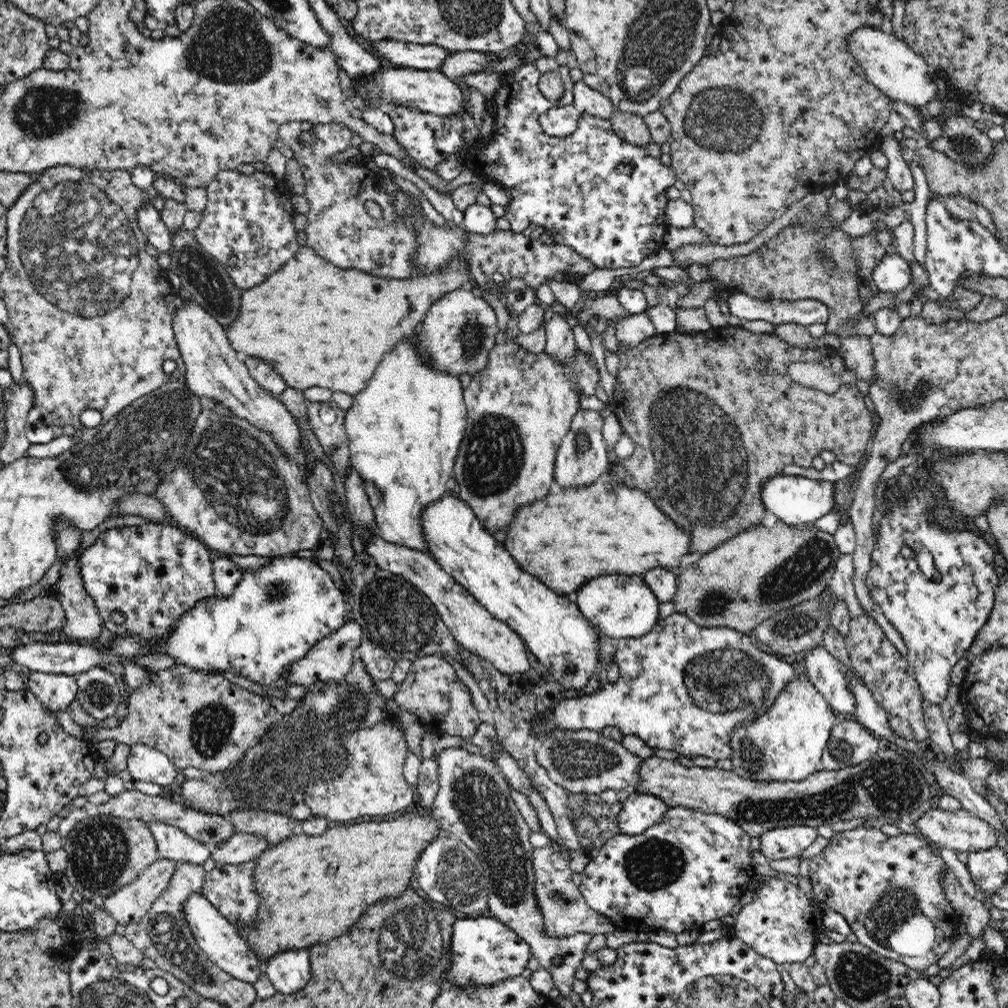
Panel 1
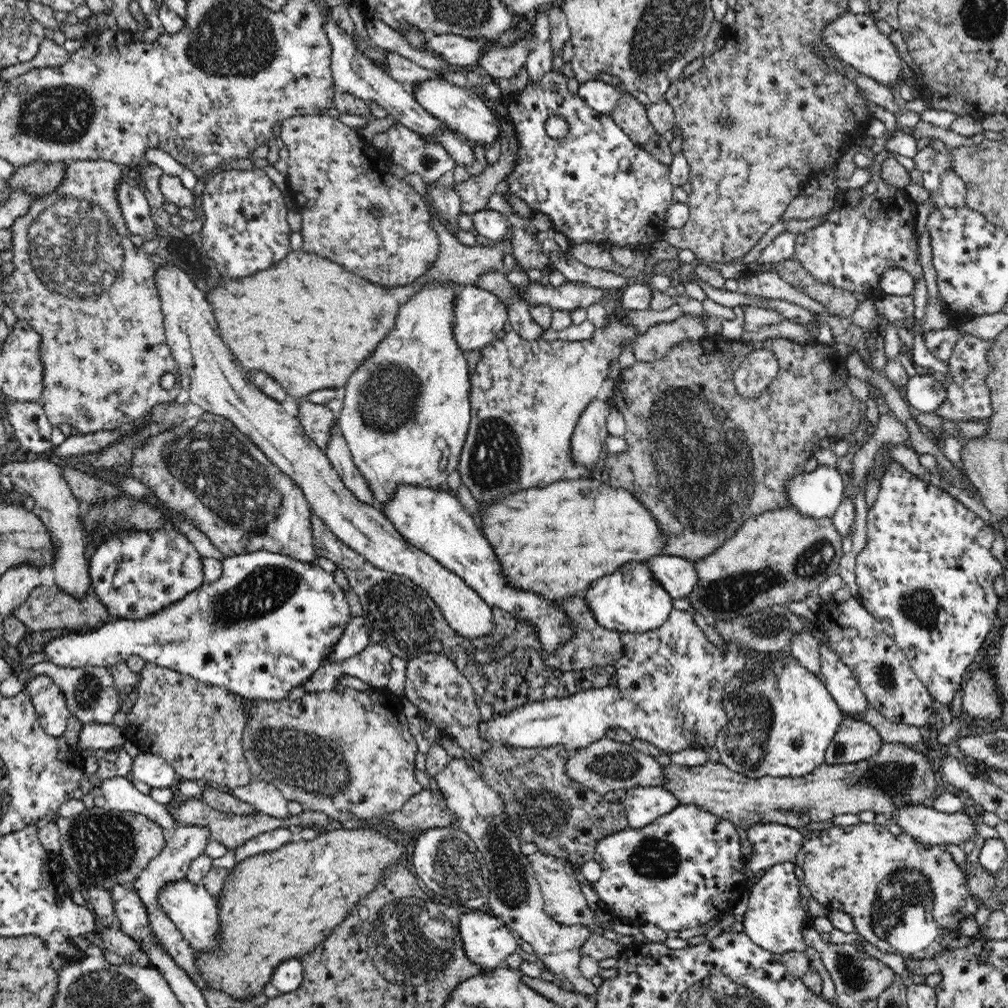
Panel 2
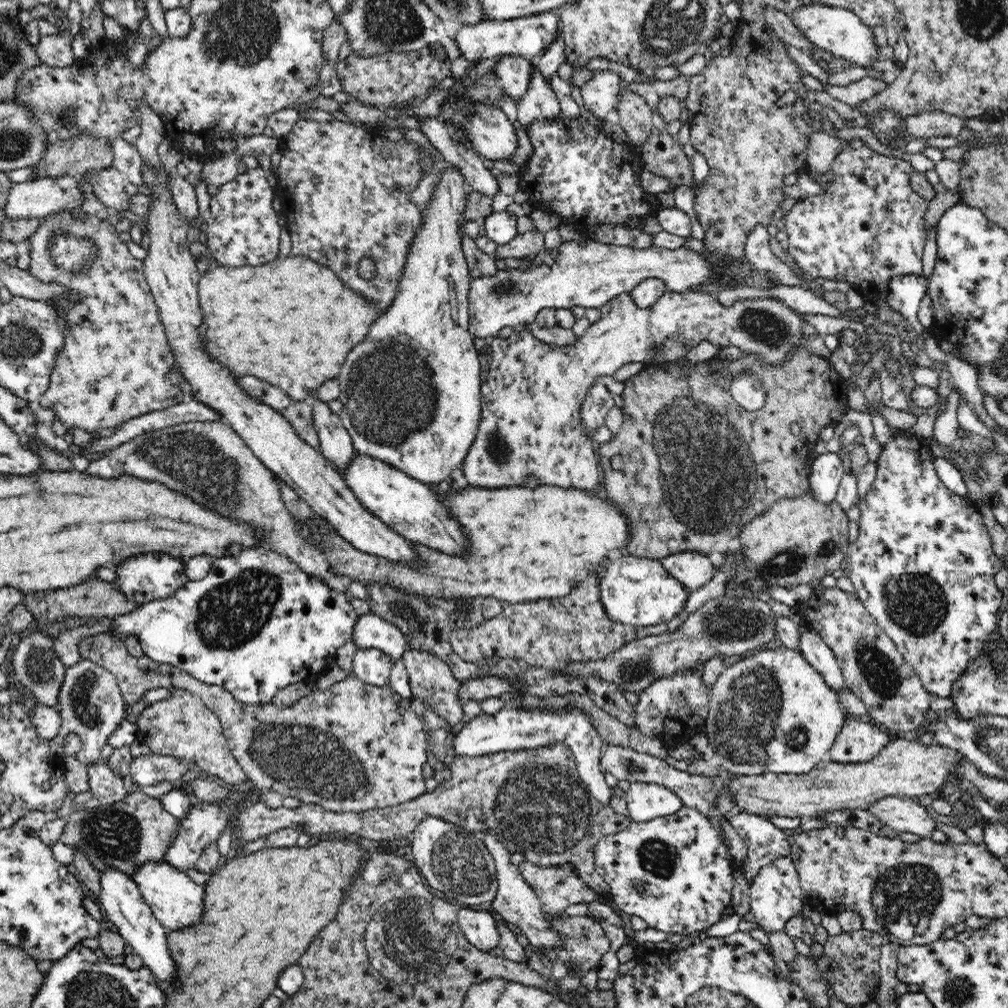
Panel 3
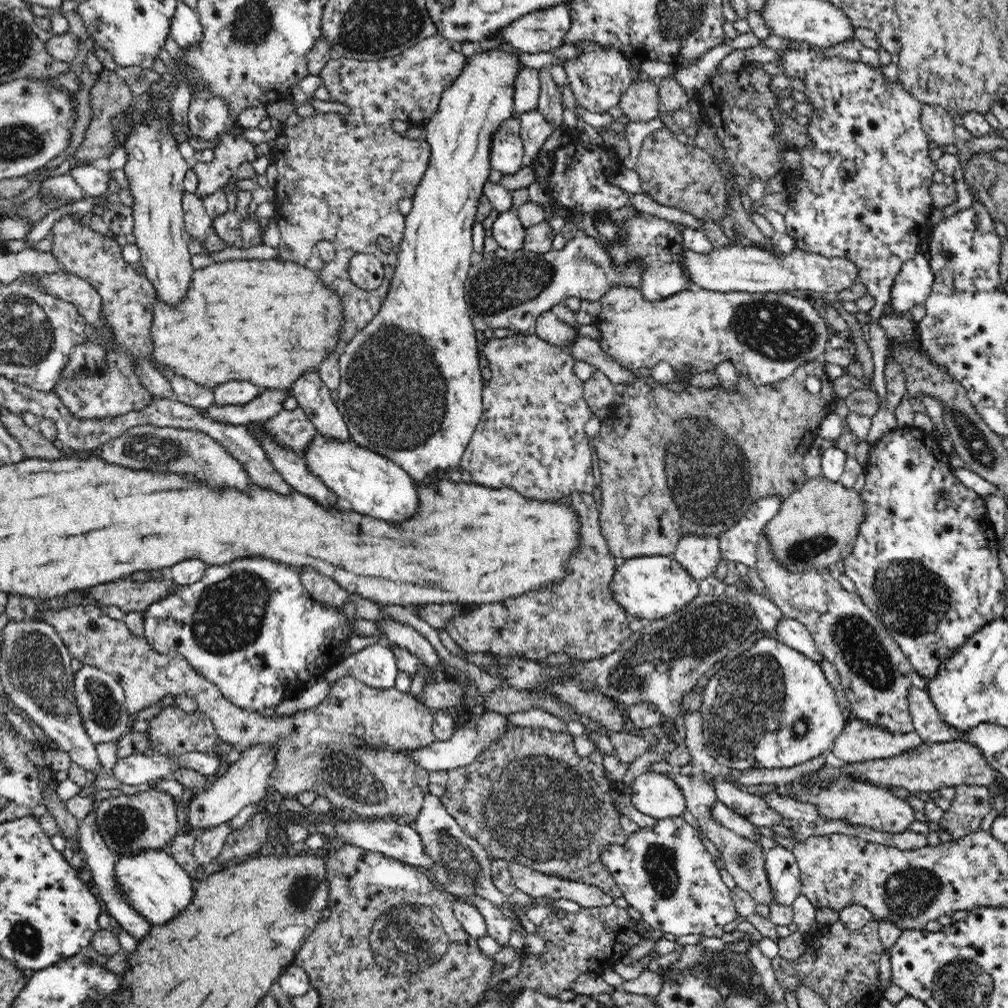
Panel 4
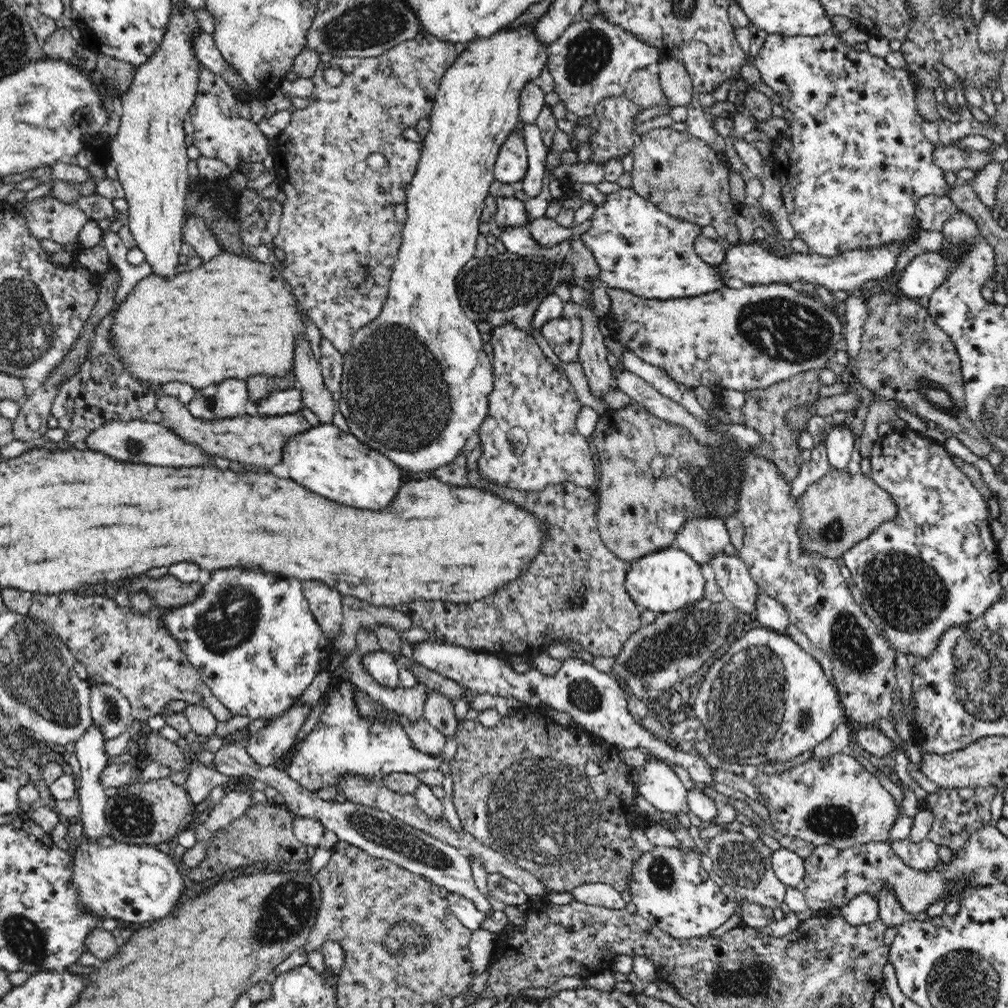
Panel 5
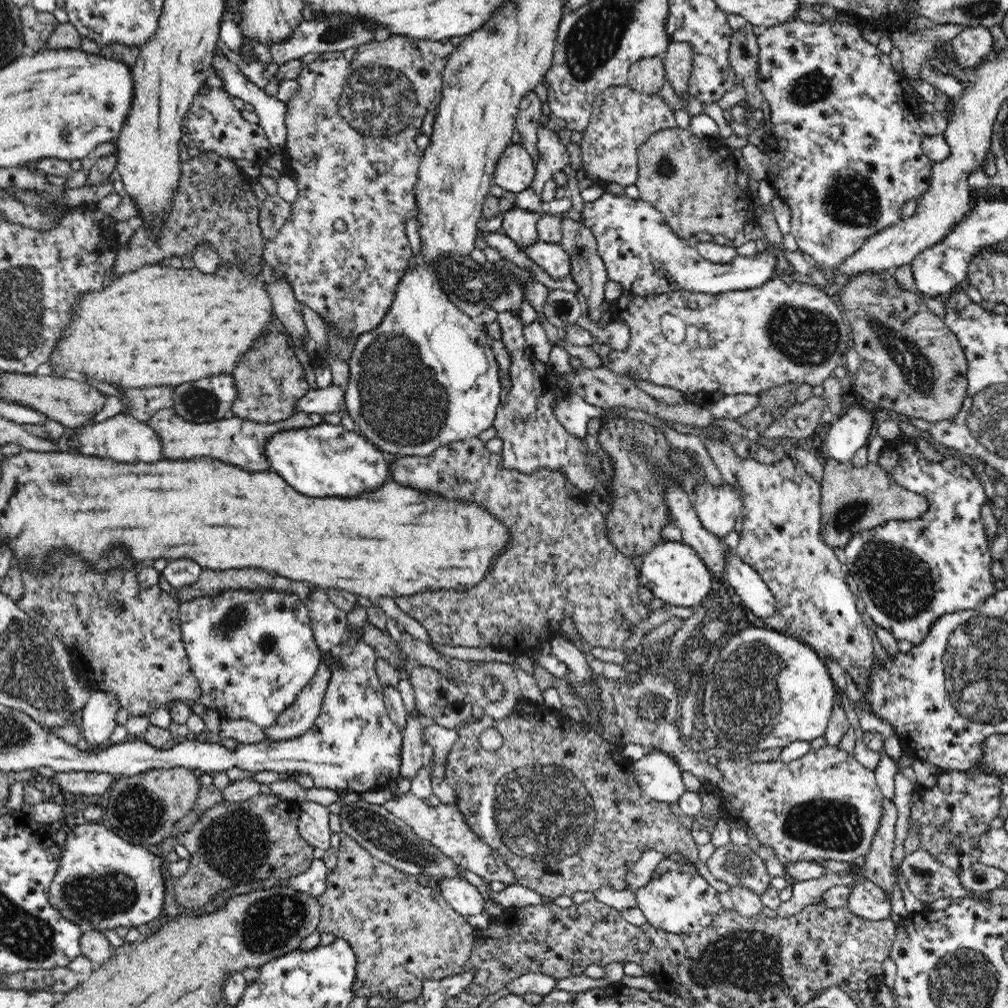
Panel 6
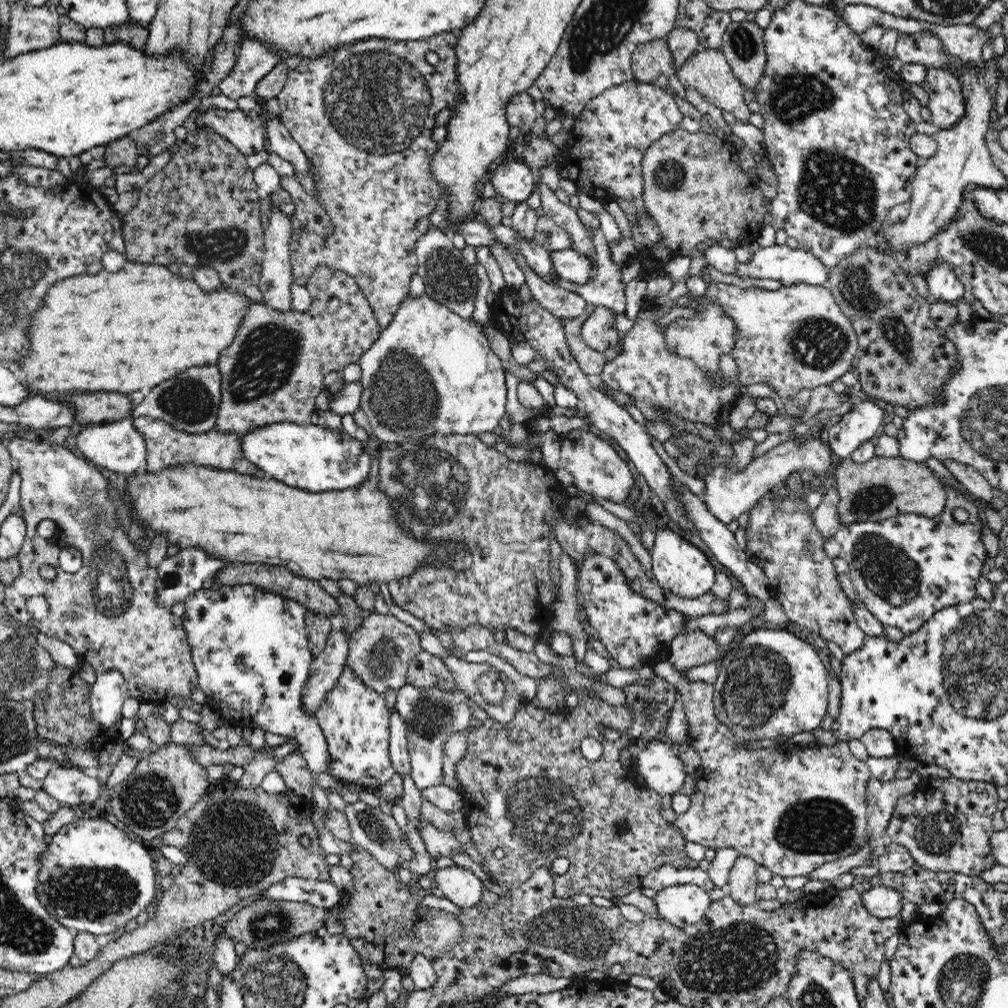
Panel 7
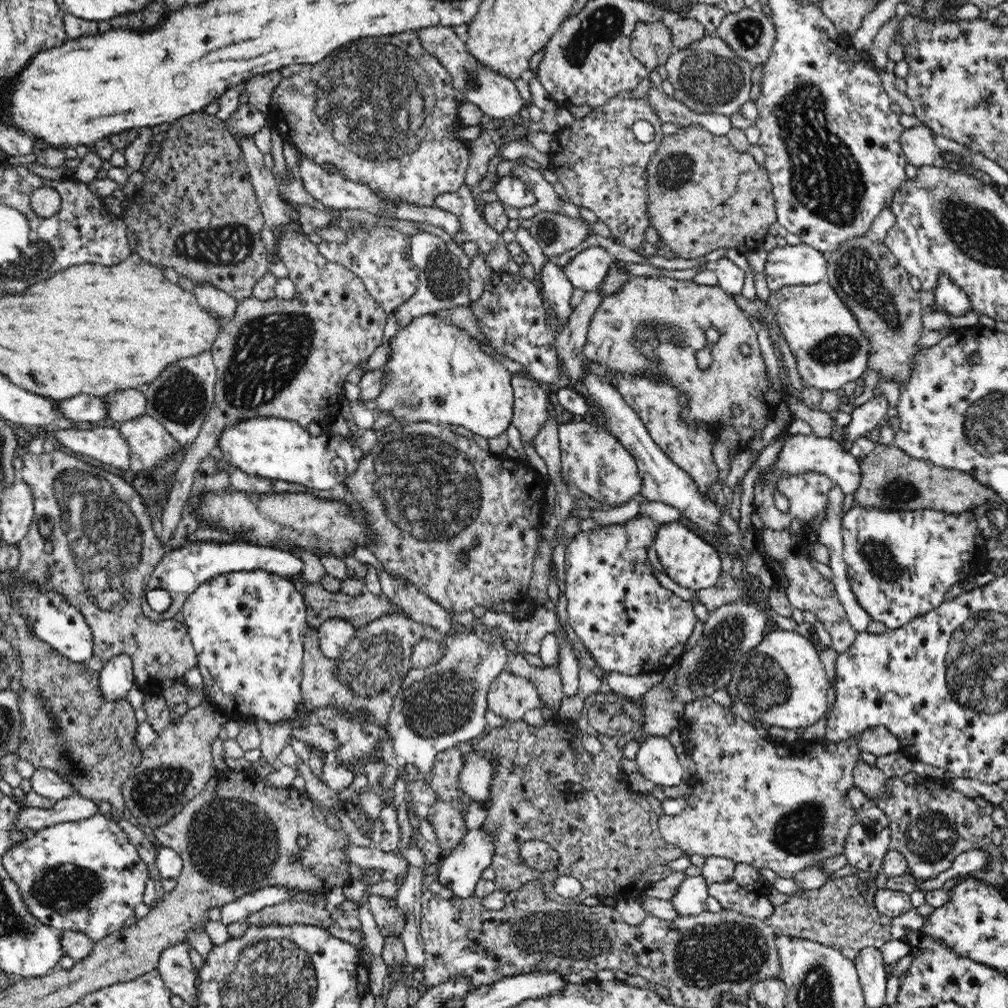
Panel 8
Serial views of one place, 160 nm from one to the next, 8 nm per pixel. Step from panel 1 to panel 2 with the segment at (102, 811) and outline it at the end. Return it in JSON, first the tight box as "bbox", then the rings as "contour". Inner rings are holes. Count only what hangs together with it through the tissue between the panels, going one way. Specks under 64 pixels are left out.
{"bbox":[168,798,332,849],"contour":[[[180,798],[179,801],[172,804],[168,813],[178,822],[177,824],[206,827],[206,829],[208,829],[208,840],[218,841],[227,849],[234,849],[236,846],[240,846],[250,840],[250,838],[254,838],[254,836],[258,836],[258,834],[262,834],[262,832],[268,832],[275,828],[324,826],[324,824],[328,824],[328,822],[332,821],[328,818],[326,813],[308,811],[304,811],[302,814],[296,816],[290,815],[285,819],[277,819],[264,813],[258,813],[253,817],[250,817],[250,815],[247,817],[244,815],[231,815],[212,808],[209,804],[206,804],[200,799],[187,798]]]}

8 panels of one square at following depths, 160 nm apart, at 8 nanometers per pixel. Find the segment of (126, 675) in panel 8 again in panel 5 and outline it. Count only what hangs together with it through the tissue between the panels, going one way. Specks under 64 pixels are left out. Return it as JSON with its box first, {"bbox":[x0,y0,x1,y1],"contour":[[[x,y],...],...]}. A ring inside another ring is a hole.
{"bbox":[75,725,110,841],"contour":[[[92,725],[79,741],[75,742],[75,755],[80,764],[81,776],[77,783],[76,795],[79,796],[81,812],[78,819],[82,825],[83,836],[86,841],[97,841],[105,836],[105,810],[109,797],[106,795],[106,788],[100,780],[102,771],[109,764],[110,760],[104,750],[104,735],[98,727]]]}

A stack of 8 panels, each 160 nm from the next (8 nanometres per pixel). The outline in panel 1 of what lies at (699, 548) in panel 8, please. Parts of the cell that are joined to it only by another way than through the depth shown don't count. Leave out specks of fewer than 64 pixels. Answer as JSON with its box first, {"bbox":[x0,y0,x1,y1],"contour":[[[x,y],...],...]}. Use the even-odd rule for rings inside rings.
{"bbox":[575,576,658,640],"contour":[[[598,576],[576,591],[575,603],[599,632],[618,640],[640,638],[648,634],[658,620],[658,599],[643,577]]]}

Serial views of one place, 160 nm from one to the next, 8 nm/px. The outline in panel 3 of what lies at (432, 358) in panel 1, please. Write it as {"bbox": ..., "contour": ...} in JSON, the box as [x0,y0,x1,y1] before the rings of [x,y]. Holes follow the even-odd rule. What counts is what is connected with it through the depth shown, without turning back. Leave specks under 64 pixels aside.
{"bbox":[468,240,729,338],"contour":[[[574,240],[564,241],[559,245],[557,262],[550,267],[544,263],[541,266],[533,264],[528,271],[509,268],[506,272],[499,270],[496,276],[472,278],[468,298],[468,332],[472,338],[497,336],[506,326],[535,322],[538,312],[544,308],[558,310],[582,306],[599,309],[615,296],[630,293],[646,278],[658,278],[664,281],[668,291],[676,293],[687,292],[690,286],[700,286],[708,280],[729,282],[718,270],[714,270],[714,266],[708,267],[708,262],[700,254],[684,247],[671,250],[653,245],[634,249],[600,241],[588,241],[585,245]]]}

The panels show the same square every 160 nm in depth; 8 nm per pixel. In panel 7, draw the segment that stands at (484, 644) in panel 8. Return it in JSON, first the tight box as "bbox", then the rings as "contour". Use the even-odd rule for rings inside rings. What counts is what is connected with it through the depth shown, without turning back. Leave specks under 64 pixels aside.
{"bbox":[395,683,476,791],"contour":[[[406,683],[397,690],[395,707],[407,724],[407,743],[411,756],[411,777],[420,791],[424,791],[442,776],[443,748],[448,736],[454,732],[466,732],[476,721],[471,701],[462,691],[420,689]]]}

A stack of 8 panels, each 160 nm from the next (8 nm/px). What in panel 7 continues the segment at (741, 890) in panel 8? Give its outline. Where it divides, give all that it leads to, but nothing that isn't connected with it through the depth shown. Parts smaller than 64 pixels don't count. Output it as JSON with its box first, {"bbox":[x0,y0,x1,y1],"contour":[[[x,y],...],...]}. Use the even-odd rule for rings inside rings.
{"bbox":[640,864,713,896],"contour":[[[662,864],[658,868],[652,868],[642,880],[640,890],[642,894],[656,896],[662,888],[676,886],[676,884],[697,884],[704,890],[713,888],[712,881],[706,870],[697,867],[674,868],[671,864]]]}

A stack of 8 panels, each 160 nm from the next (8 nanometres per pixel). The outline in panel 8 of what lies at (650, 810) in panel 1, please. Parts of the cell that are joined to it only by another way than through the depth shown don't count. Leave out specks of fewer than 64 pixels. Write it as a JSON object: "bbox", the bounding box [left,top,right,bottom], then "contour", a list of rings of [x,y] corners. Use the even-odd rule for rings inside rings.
{"bbox":[635,736,685,786],"contour":[[[648,736],[639,744],[635,761],[637,771],[657,786],[674,786],[685,770],[683,756],[665,736]]]}

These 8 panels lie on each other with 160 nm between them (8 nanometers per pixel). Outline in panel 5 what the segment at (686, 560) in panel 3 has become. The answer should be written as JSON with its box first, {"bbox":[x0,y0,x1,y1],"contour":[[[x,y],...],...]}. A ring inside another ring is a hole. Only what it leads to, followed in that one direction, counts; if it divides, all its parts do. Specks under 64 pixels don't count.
{"bbox":[675,518,731,568],"contour":[[[696,518],[690,520],[683,525],[683,528],[680,528],[675,539],[675,547],[686,552],[692,560],[700,565],[700,568],[709,565],[716,556],[720,556],[727,544],[731,544],[731,541],[726,524],[724,520],[717,520],[716,518]]]}

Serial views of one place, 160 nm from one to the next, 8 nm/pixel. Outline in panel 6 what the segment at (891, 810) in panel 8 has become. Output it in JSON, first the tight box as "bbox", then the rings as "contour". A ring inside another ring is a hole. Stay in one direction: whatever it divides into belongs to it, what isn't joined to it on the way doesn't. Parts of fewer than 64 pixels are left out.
{"bbox":[909,771,1002,871],"contour":[[[942,771],[934,788],[917,786],[909,802],[910,808],[913,810],[909,822],[917,826],[917,830],[912,831],[919,833],[921,848],[933,854],[934,858],[955,871],[966,870],[972,864],[978,863],[979,838],[983,832],[990,830],[990,822],[998,816],[1000,810],[1000,786],[1002,786],[1000,777],[988,775],[968,777],[960,771]]]}

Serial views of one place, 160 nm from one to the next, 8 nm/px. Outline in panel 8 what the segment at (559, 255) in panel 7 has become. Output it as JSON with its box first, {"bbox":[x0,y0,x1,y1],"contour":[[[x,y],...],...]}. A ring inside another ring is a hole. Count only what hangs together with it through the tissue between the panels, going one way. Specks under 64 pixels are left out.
{"bbox":[562,247,614,293],"contour":[[[590,247],[570,259],[562,266],[562,270],[574,288],[580,288],[587,293],[598,290],[610,264],[614,262],[614,257],[604,248]]]}

